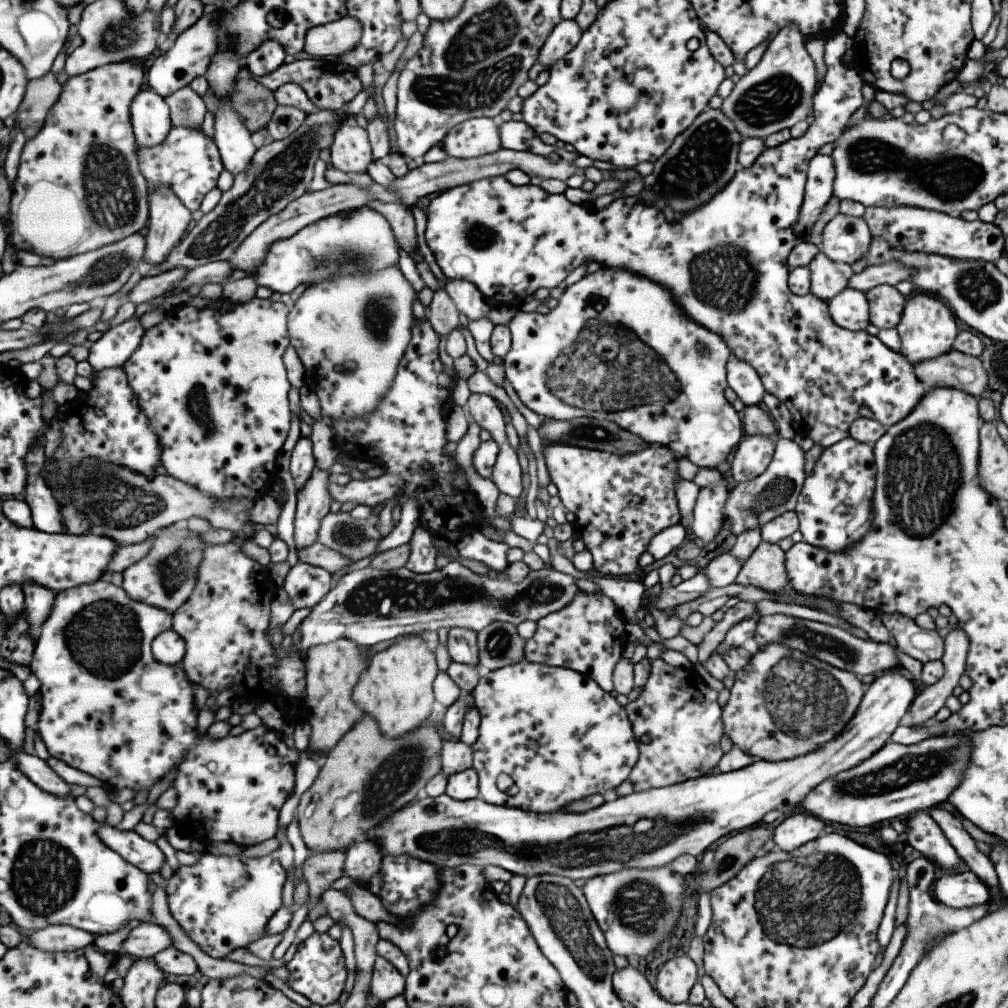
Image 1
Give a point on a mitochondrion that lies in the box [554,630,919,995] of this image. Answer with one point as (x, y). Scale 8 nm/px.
(803, 900)

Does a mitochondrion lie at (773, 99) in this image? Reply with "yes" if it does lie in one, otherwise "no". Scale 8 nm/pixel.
yes

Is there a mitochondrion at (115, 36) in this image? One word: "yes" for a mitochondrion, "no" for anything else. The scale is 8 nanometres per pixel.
yes

